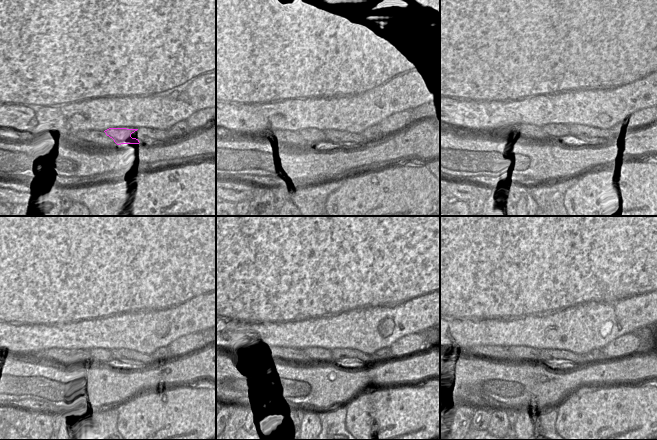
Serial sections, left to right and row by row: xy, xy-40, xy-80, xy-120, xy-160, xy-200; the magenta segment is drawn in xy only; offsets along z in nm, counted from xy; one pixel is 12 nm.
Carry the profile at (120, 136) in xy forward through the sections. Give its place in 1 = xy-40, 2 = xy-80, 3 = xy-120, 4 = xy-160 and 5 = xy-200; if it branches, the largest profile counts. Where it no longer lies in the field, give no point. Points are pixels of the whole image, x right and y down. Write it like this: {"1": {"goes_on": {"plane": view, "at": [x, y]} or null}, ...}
{"1": {"goes_on": {"plane": "xy-40", "at": [338, 137]}}, "2": {"goes_on": {"plane": "xy-80", "at": [559, 133]}}, "3": {"goes_on": {"plane": "xy-120", "at": [104, 355]}}, "4": {"goes_on": {"plane": "xy-160", "at": [319, 354]}}, "5": {"goes_on": {"plane": "xy-200", "at": [515, 350]}}}

